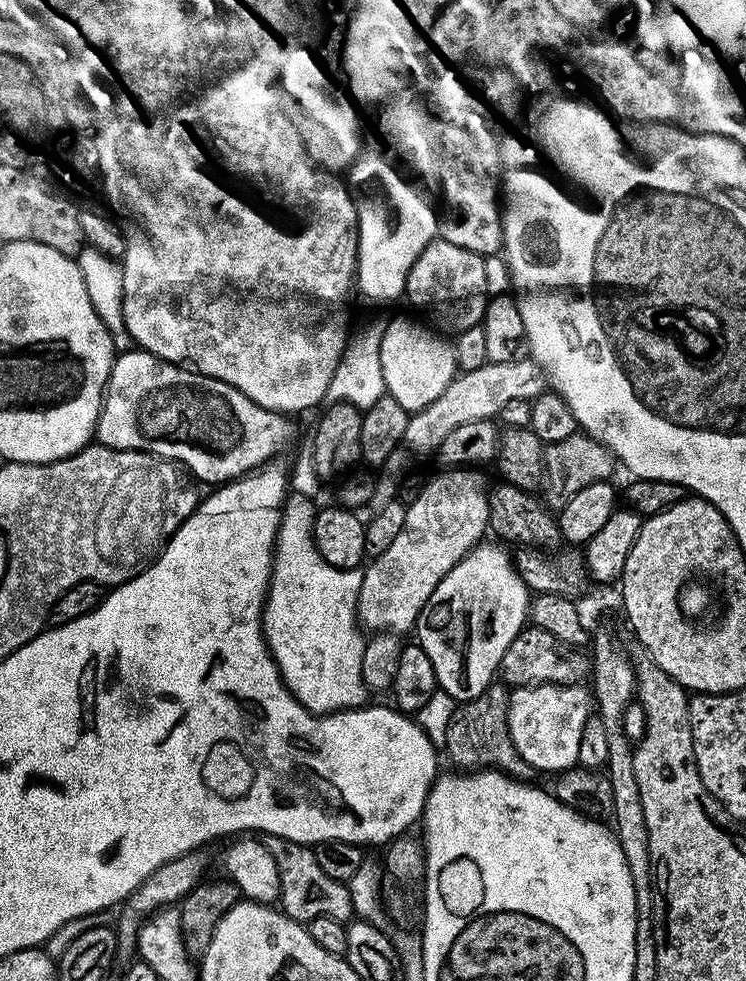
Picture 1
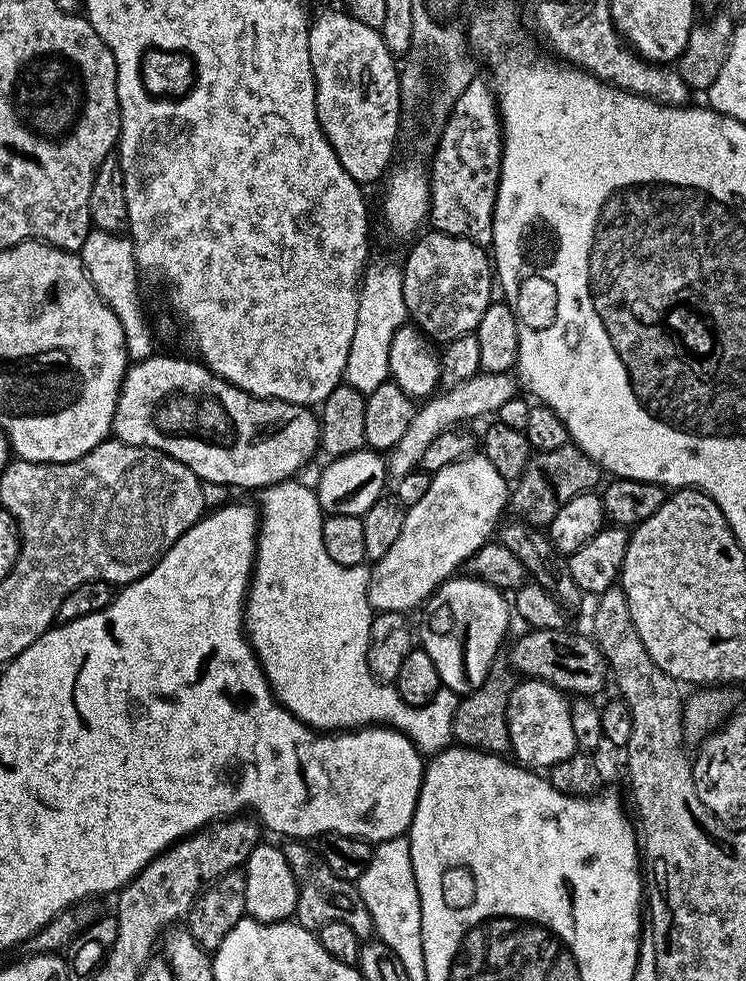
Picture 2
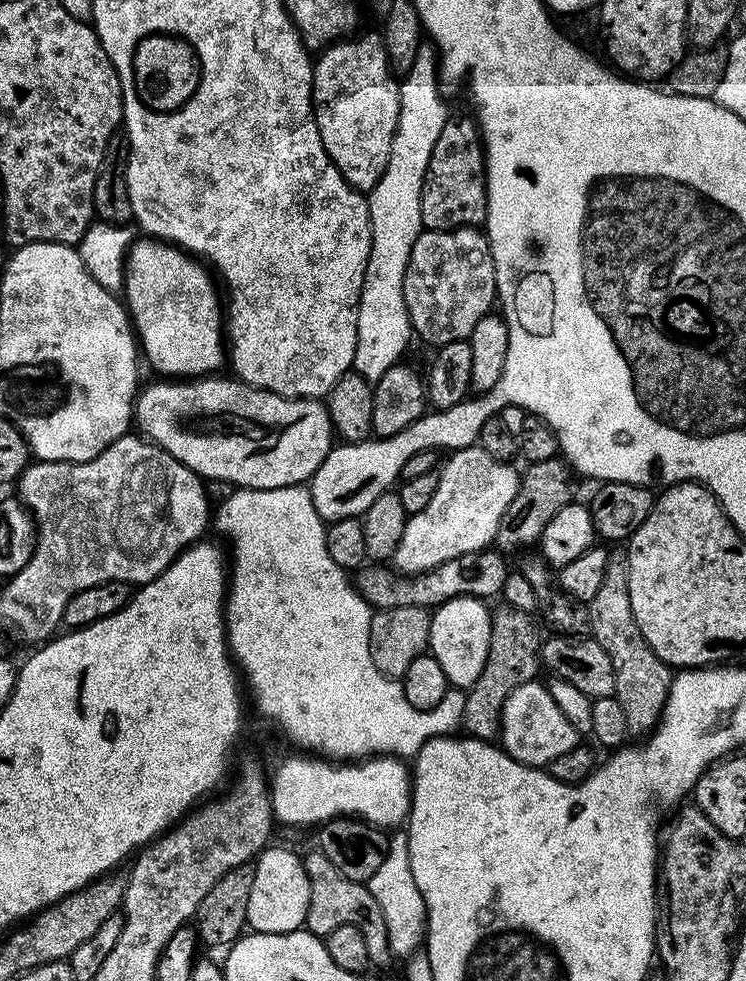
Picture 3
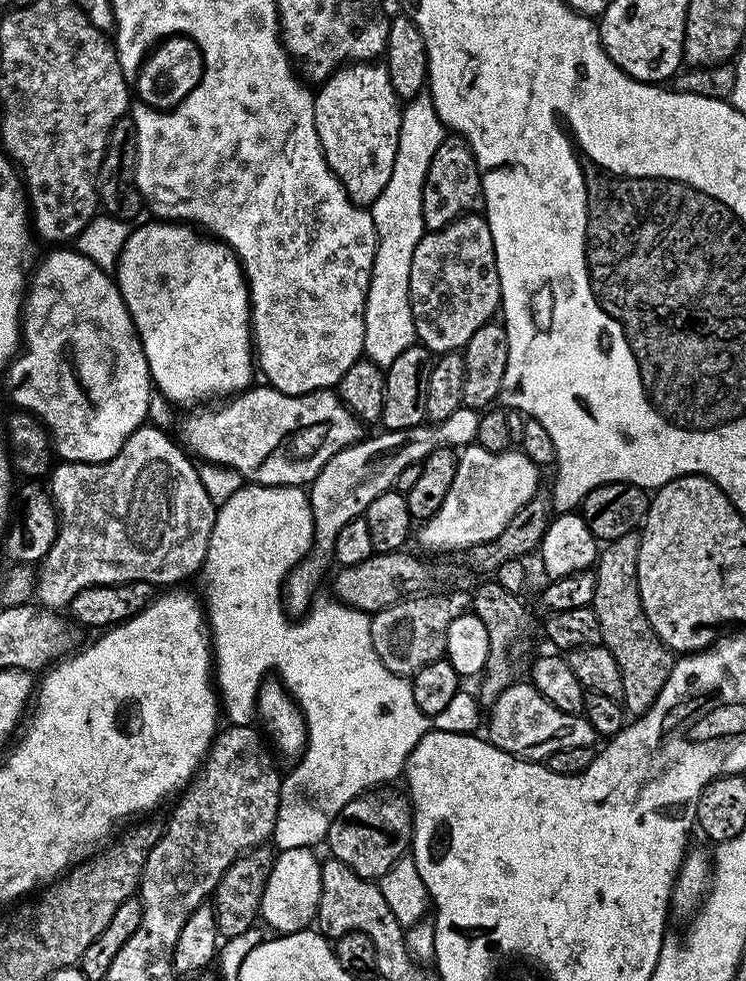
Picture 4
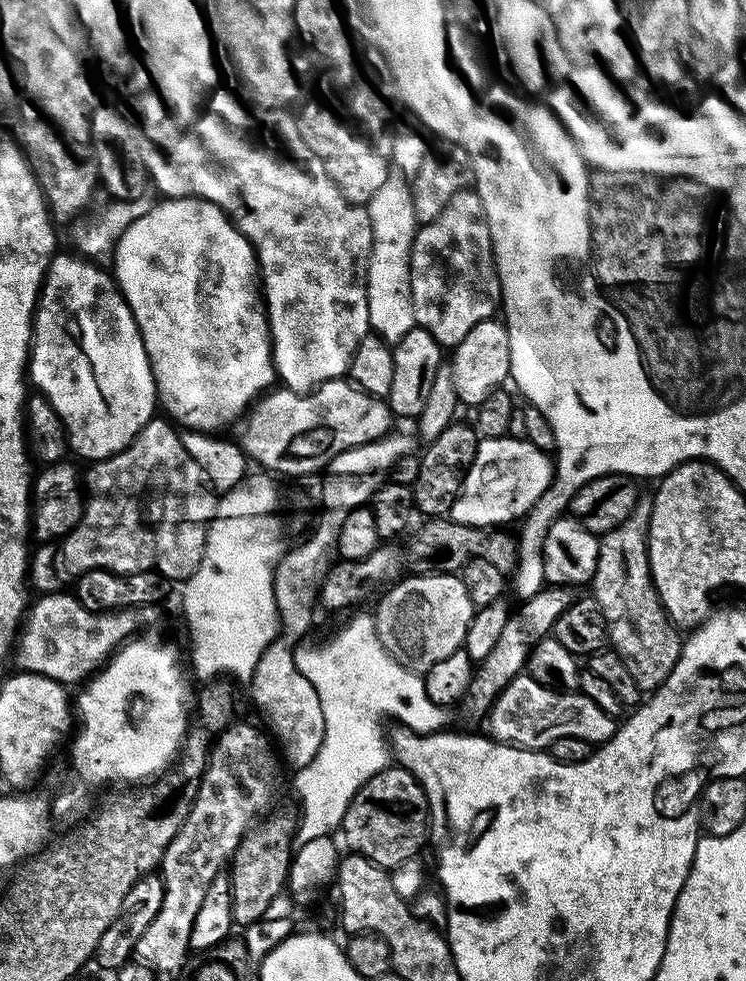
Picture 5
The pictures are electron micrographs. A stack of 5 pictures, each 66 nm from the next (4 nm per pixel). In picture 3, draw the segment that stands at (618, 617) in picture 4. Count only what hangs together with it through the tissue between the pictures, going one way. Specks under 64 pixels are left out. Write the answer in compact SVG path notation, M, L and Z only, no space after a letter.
M613 551L608 558L606 578L602 578L602 587L590 601L590 635L592 639L610 654L614 666L615 698L625 715L625 726L629 737L651 733L660 723L660 711L668 697L672 685L673 669L650 650L638 622L634 622L634 610L630 610L628 593L628 562L623 551Z

